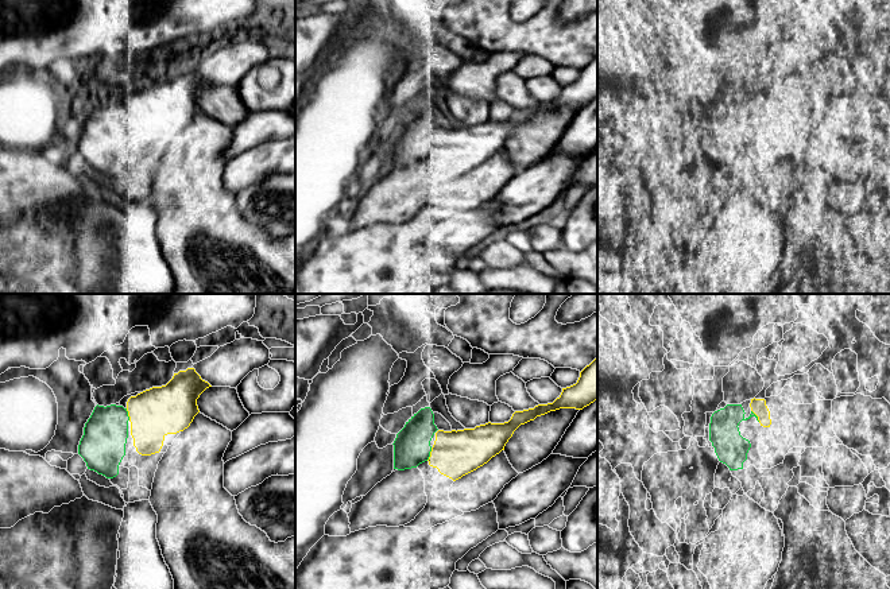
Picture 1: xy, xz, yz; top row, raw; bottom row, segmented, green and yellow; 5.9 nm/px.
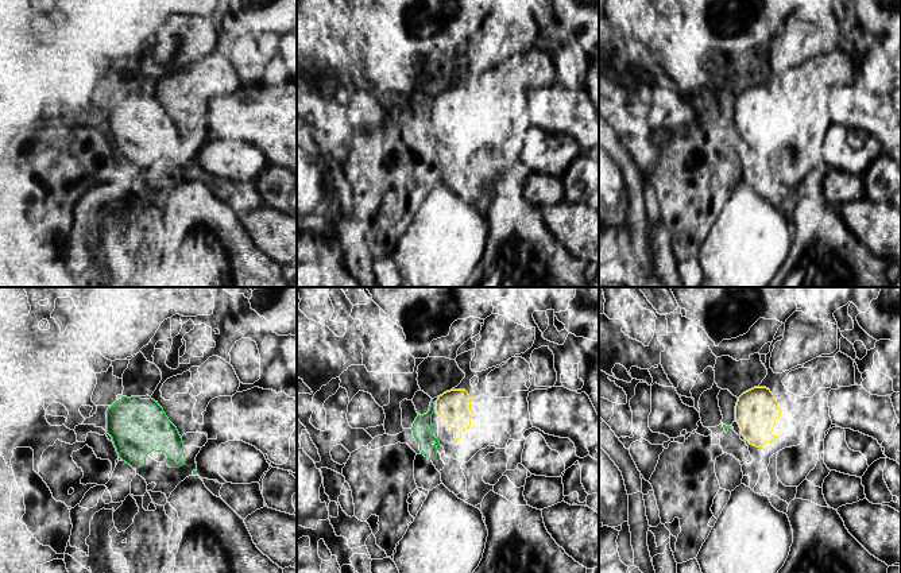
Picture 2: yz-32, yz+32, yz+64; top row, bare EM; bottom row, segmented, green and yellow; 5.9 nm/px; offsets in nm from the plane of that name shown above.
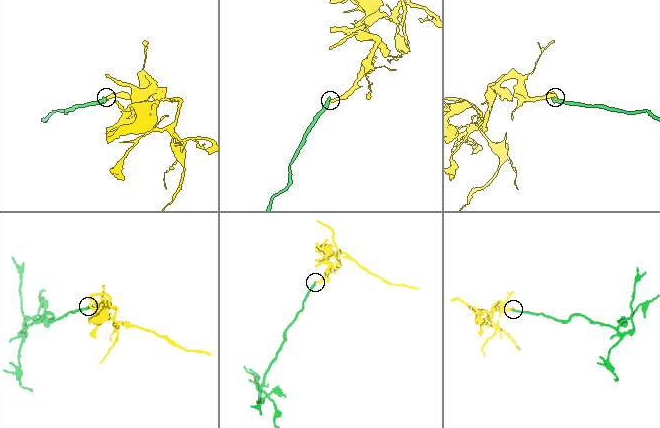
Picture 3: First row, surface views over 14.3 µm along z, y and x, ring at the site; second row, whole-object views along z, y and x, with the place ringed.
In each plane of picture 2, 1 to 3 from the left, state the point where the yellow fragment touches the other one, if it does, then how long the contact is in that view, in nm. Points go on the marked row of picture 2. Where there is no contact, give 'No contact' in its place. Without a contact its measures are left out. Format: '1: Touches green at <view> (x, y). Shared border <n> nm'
1: No contact
2: No contact
3: No contact

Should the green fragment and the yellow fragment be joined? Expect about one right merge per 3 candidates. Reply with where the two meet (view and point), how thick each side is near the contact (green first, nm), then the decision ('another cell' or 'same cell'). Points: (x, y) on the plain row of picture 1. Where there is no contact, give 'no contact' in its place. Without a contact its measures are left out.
meets green in xz at (429, 152); 220 nm thick on the green side, 280 nm on the other; same cell

